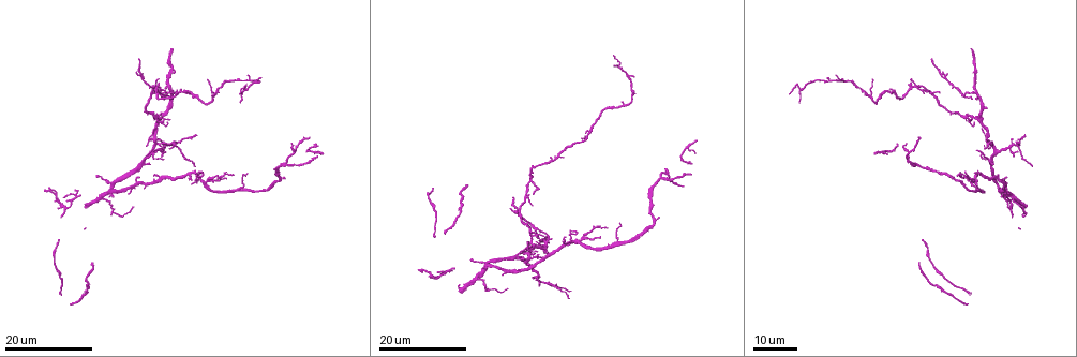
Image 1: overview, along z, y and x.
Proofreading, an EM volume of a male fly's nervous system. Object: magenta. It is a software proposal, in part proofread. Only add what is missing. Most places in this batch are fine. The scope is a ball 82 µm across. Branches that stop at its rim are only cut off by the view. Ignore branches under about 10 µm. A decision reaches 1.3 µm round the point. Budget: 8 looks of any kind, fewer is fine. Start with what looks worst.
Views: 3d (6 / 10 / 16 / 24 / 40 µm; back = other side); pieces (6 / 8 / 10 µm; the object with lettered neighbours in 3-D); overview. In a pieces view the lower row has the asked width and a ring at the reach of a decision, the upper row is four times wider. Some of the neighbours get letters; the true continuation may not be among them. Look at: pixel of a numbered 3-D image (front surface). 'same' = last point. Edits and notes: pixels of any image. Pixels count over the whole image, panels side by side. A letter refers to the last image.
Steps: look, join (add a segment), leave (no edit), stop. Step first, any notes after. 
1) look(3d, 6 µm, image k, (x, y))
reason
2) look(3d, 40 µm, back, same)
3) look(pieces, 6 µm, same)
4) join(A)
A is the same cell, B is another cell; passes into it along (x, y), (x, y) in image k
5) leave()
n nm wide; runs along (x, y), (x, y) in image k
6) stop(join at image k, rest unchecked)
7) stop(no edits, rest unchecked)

look(3d, 24 µm, image 1, (91, 261))
end of a long branch

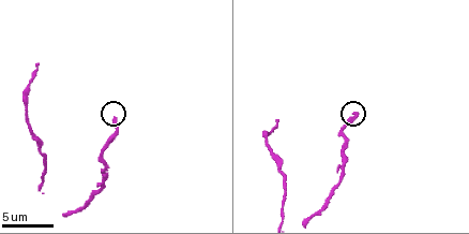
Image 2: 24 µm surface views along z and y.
look(pieces, 6 µm, image 2, (355, 111))

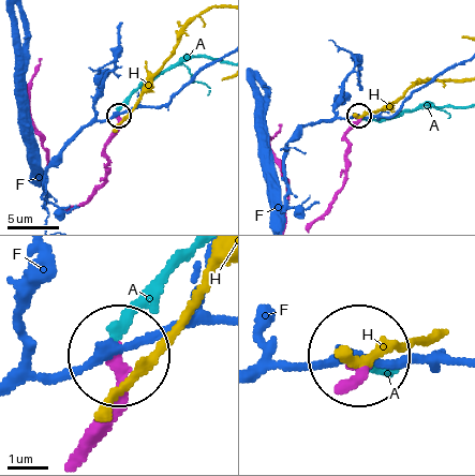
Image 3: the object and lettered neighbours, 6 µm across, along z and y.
join(A)
A is the same cell, F and H are other cells; passes into it along (114, 337), (195, 255) in image 3; the neuron continues

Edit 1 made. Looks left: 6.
look(pieces, 6 µm, image 2, (39, 66))
end of a long branch

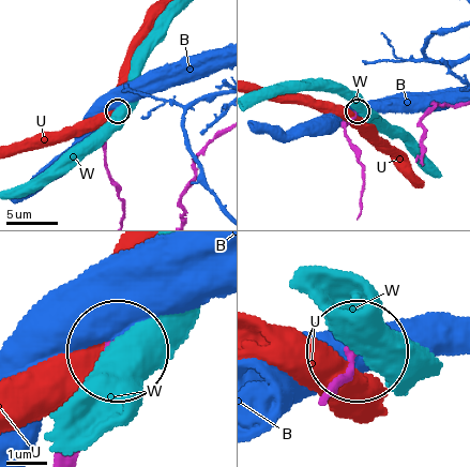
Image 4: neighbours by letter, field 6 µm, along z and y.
leave()
B, U and W are other cells; no lettered segment goes on from it

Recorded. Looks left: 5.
look(3d, 16 µm, image 1, (151, 163))
branch stops here

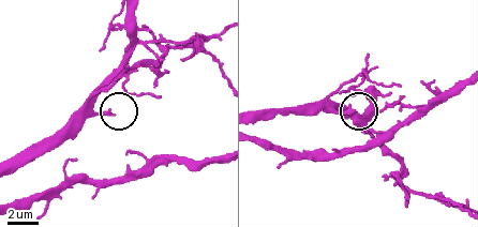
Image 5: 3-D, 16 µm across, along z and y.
look(pieces, 10 µm, image 5, (112, 108))
what lies round it

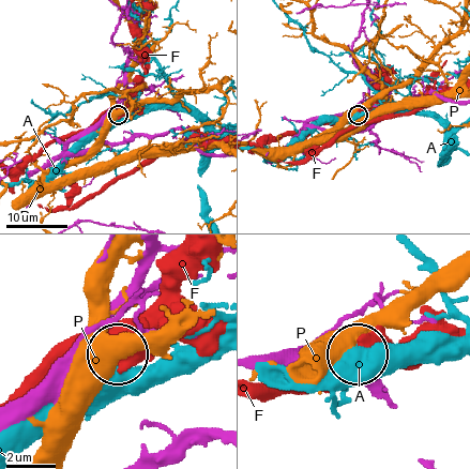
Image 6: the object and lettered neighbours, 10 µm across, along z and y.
leave()
A, F and P are other cells; no lettered segment goes on from it

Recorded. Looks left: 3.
look(3d, 24 µm, image 1, (470, 259))
free end

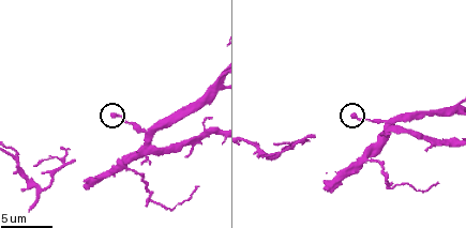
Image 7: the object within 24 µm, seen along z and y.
look(pieces, 6 µm, image 7, (353, 117))

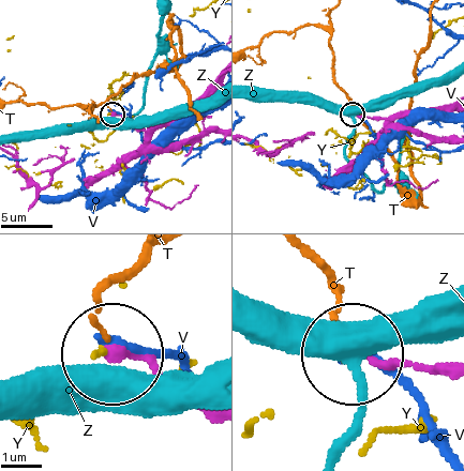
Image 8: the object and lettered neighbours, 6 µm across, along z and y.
leave()
T, V, Y and Z are other cells; none of them fits

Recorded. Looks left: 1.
stop(join at image 3, rest unchecked)

